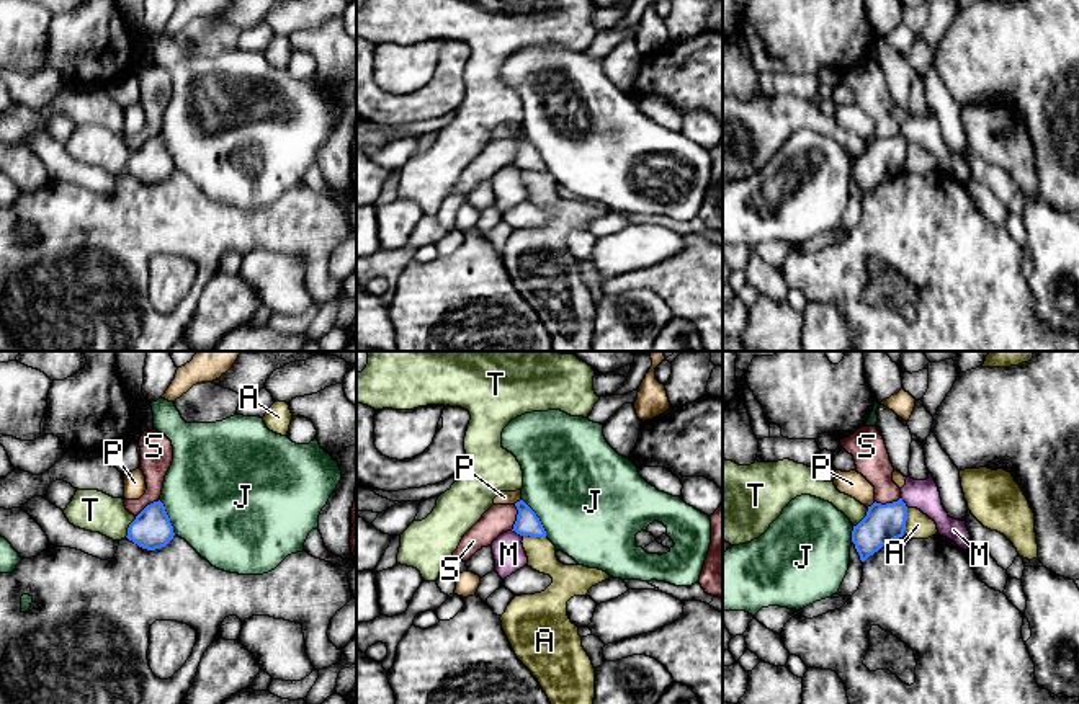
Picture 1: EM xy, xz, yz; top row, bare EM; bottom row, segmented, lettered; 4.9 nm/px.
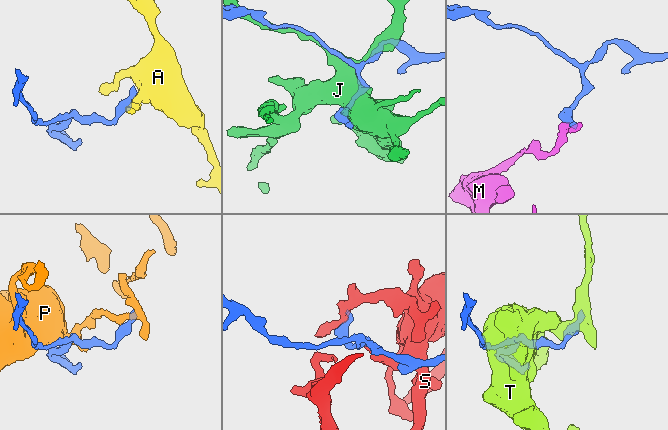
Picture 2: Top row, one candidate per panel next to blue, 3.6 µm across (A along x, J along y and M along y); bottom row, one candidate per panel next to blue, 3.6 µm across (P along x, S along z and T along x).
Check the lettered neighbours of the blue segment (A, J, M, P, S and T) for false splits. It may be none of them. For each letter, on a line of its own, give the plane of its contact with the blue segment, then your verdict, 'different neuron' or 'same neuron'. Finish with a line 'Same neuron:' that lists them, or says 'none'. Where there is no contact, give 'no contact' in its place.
A: yz | different neuron
J: xz | different neuron
M: xz | different neuron
P: yz | different neuron
S: xz | different neuron
T: xy | different neuron
Same neuron: none

